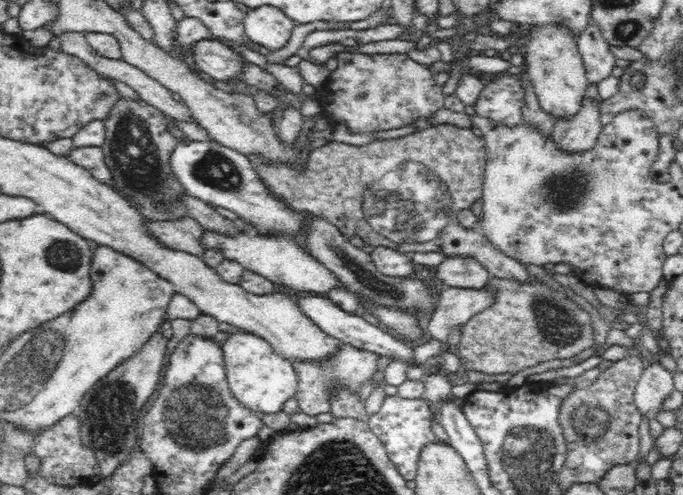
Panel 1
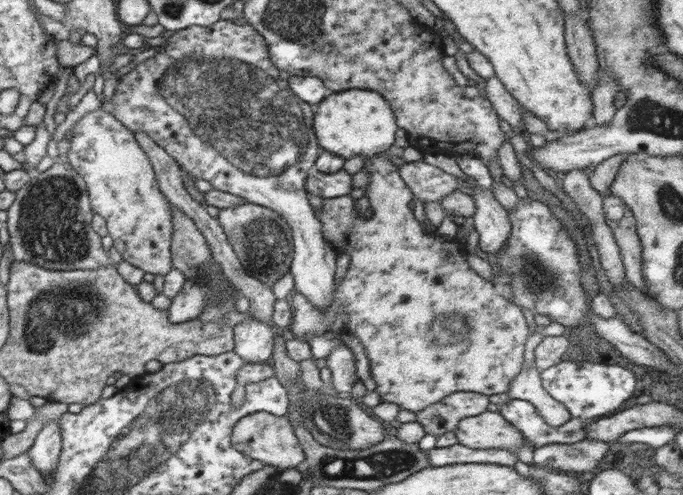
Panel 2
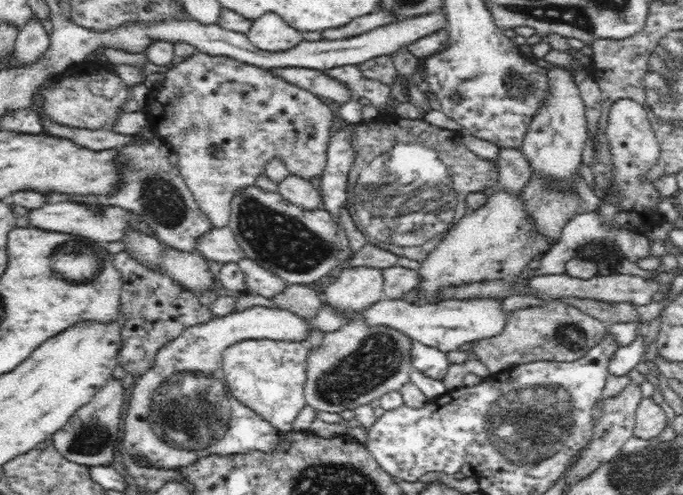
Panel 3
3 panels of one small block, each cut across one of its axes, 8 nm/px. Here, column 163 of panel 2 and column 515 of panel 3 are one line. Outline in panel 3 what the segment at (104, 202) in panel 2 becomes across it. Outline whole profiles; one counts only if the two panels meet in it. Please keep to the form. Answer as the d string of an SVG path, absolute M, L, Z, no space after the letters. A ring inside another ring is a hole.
M496 187L496 192L488 197L482 208L467 211L451 229L446 231L436 248L423 259L421 267L416 270L421 276L416 289L420 291L422 301L431 302L434 297L448 287L485 280L512 278L527 268L528 262L534 256L544 254L550 248L552 248L552 244L548 242L546 235L538 232L534 217L527 210L526 201L523 201L522 196L511 194L511 192L507 192L506 188Z

